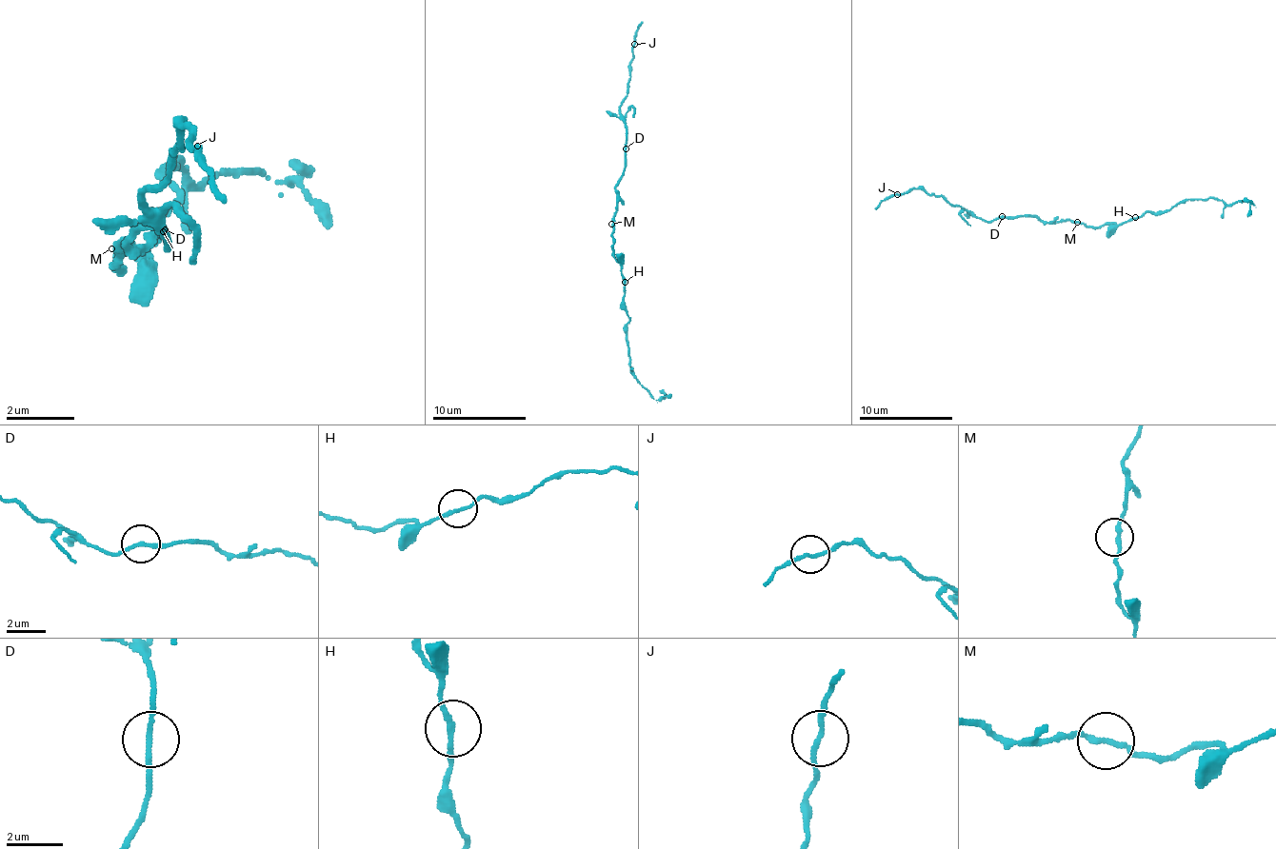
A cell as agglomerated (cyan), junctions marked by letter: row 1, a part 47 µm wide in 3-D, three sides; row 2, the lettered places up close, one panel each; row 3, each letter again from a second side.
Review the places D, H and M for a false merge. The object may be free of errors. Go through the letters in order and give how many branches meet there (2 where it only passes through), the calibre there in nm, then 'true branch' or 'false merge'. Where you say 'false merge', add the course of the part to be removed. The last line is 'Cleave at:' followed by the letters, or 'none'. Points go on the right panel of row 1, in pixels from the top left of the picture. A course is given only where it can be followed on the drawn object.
D: 2 | 170 nm | true branch
H: 2 | 170 nm | true branch
M: 2 | 190 nm | true branch
Cleave at: none

